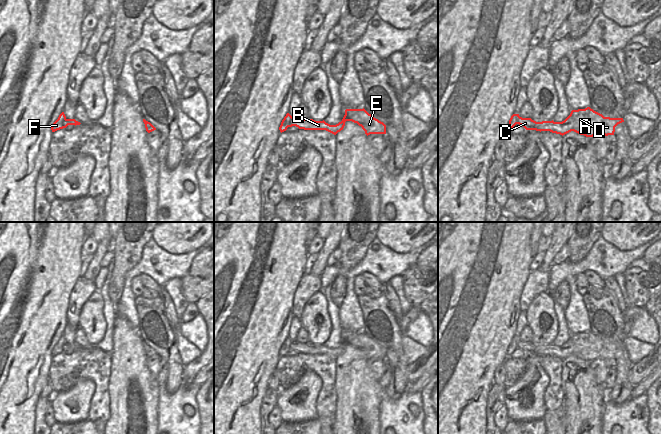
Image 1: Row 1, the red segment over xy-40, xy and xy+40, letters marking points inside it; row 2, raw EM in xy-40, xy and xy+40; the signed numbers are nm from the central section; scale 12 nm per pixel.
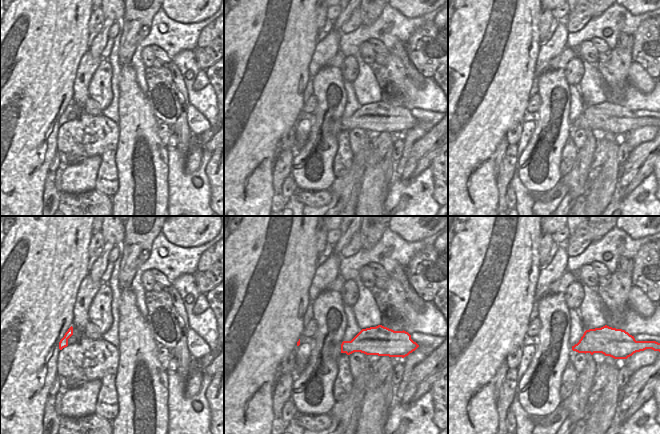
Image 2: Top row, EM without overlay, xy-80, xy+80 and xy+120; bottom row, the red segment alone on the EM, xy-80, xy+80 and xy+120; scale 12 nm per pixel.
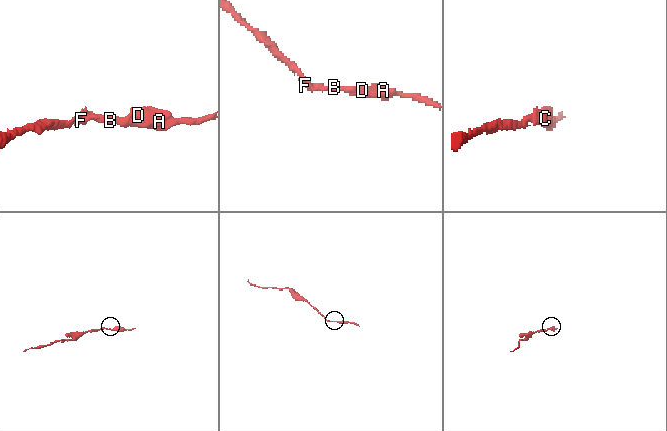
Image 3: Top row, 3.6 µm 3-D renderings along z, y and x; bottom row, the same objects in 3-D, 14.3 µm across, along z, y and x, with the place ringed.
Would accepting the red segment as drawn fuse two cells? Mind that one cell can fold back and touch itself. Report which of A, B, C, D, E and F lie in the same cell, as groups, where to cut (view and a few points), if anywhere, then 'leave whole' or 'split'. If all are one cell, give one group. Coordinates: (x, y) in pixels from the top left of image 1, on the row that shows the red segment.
groups A B C D E F; cut none; leave whole

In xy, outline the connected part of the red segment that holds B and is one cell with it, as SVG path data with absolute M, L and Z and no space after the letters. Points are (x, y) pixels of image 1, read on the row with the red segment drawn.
M364 108L363 109L346 109L345 115L341 122L336 125L330 125L323 121L313 119L293 118L289 113L286 114L279 127L280 132L284 132L288 127L296 126L304 130L326 130L334 135L343 130L346 121L357 123L368 136L370 134L386 134L386 125L374 118Z

